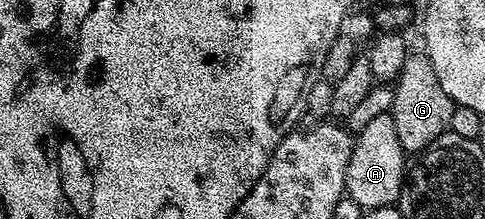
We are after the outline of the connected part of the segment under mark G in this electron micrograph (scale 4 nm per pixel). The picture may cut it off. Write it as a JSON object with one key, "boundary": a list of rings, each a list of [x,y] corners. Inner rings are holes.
{"boundary":[[[424,54],[407,55],[404,70],[400,70],[398,79],[392,85],[394,101],[389,110],[392,122],[396,122],[396,134],[400,138],[400,146],[408,154],[421,154],[446,132],[450,131],[452,114],[456,107],[452,98],[444,94],[440,86],[440,78],[436,78],[436,70],[432,70],[432,62]]]}

